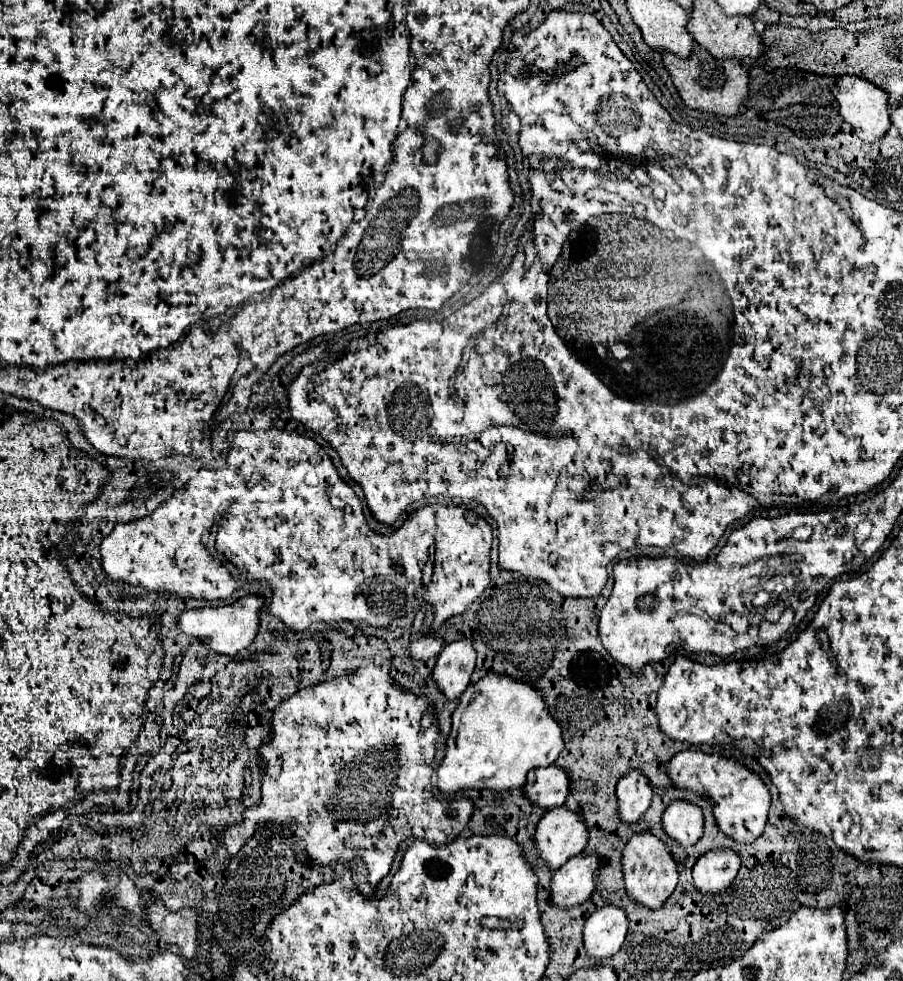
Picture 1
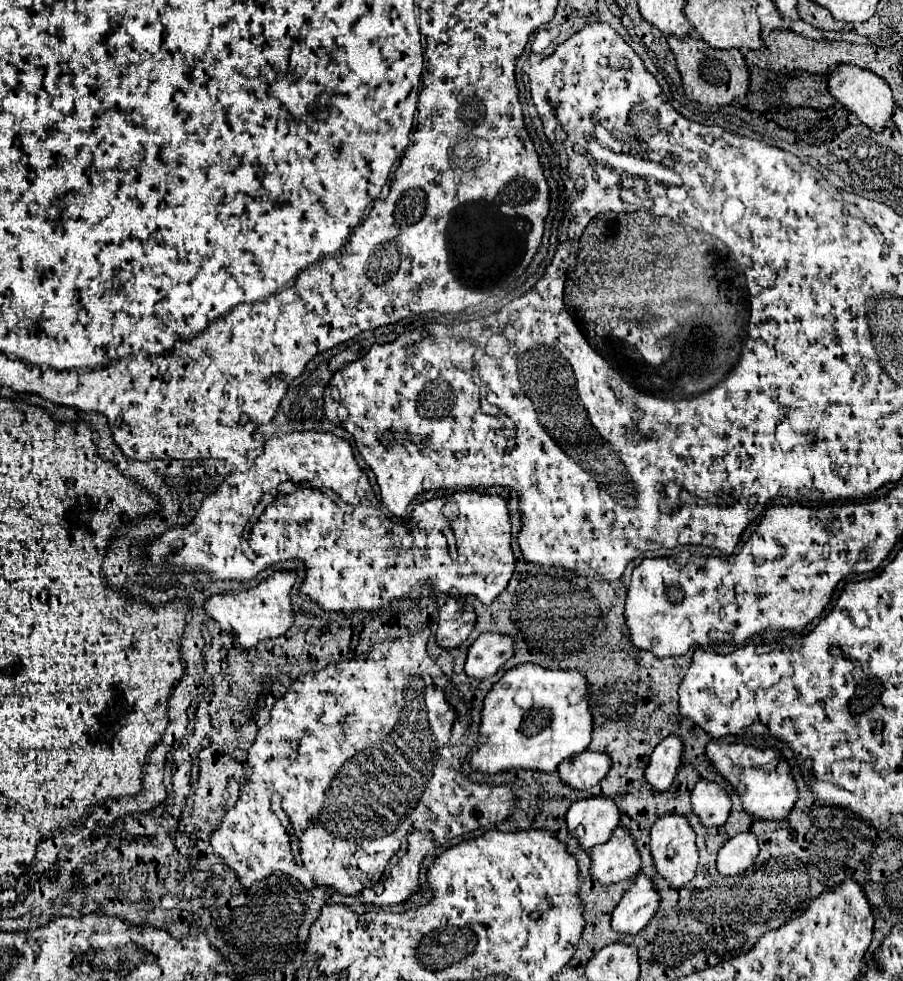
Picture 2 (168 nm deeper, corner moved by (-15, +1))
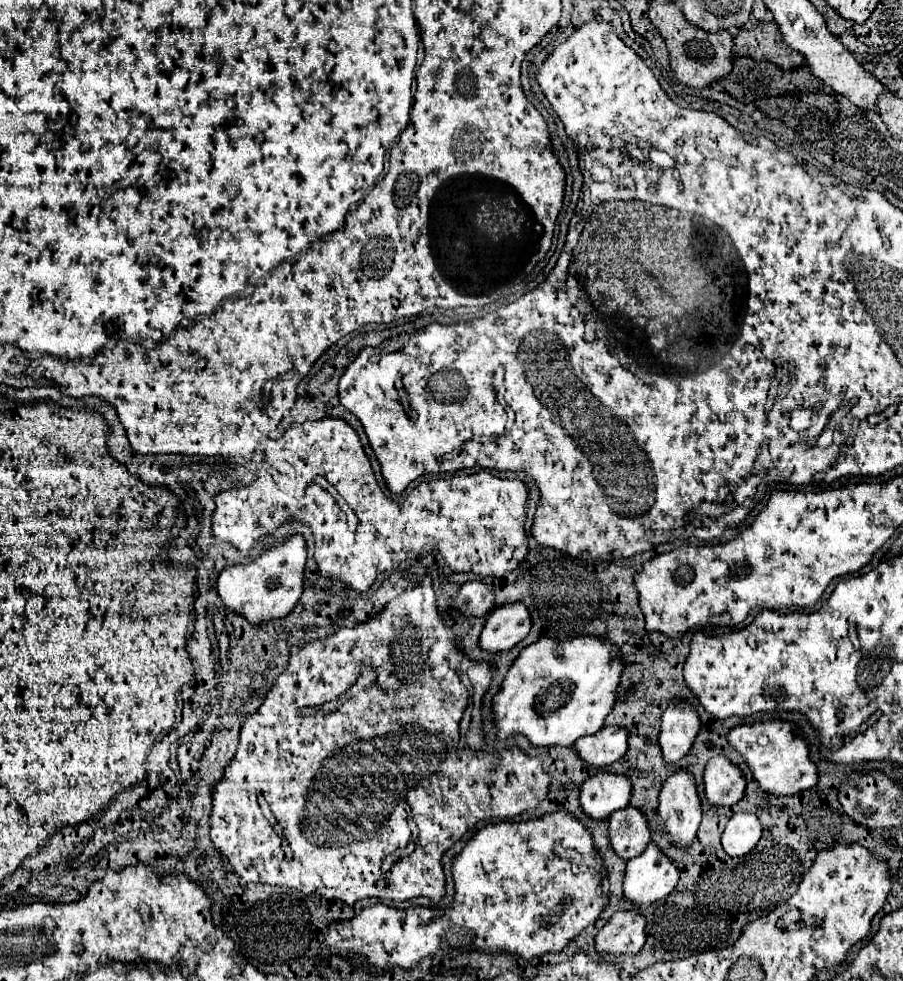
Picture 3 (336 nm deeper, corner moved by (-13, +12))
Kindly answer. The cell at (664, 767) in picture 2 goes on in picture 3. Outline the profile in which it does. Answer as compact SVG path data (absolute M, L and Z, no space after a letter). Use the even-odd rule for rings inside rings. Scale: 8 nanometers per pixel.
M676 701L668 705L668 709L662 713L662 729L658 737L666 763L678 763L688 755L698 729L700 719L688 703Z

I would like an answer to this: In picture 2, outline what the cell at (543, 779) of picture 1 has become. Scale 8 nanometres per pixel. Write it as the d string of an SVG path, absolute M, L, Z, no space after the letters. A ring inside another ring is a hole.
M584 750L584 754L578 754L574 758L568 758L568 762L562 762L558 766L560 780L578 790L586 790L596 786L612 768L612 760L604 752L592 752Z

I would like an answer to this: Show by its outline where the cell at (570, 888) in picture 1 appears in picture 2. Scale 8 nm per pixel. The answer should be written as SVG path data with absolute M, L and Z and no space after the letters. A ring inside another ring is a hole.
M616 826L606 844L598 844L590 850L592 856L592 878L602 884L622 882L634 878L642 866L640 852L632 834Z

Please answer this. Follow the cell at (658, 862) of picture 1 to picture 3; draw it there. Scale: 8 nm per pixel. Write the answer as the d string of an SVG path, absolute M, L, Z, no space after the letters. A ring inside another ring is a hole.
M678 771L666 779L660 791L658 815L664 821L670 843L678 849L690 847L702 819L700 801L690 773Z

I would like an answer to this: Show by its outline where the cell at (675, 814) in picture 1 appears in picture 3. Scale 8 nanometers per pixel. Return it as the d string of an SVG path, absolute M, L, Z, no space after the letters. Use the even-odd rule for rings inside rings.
M714 757L704 769L704 797L710 805L732 807L744 795L742 771L726 757Z

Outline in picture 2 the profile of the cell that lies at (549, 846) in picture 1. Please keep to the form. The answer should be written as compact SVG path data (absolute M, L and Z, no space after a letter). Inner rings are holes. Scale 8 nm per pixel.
M590 796L570 806L566 824L582 848L590 850L596 844L608 842L612 830L620 824L620 810L608 796Z

